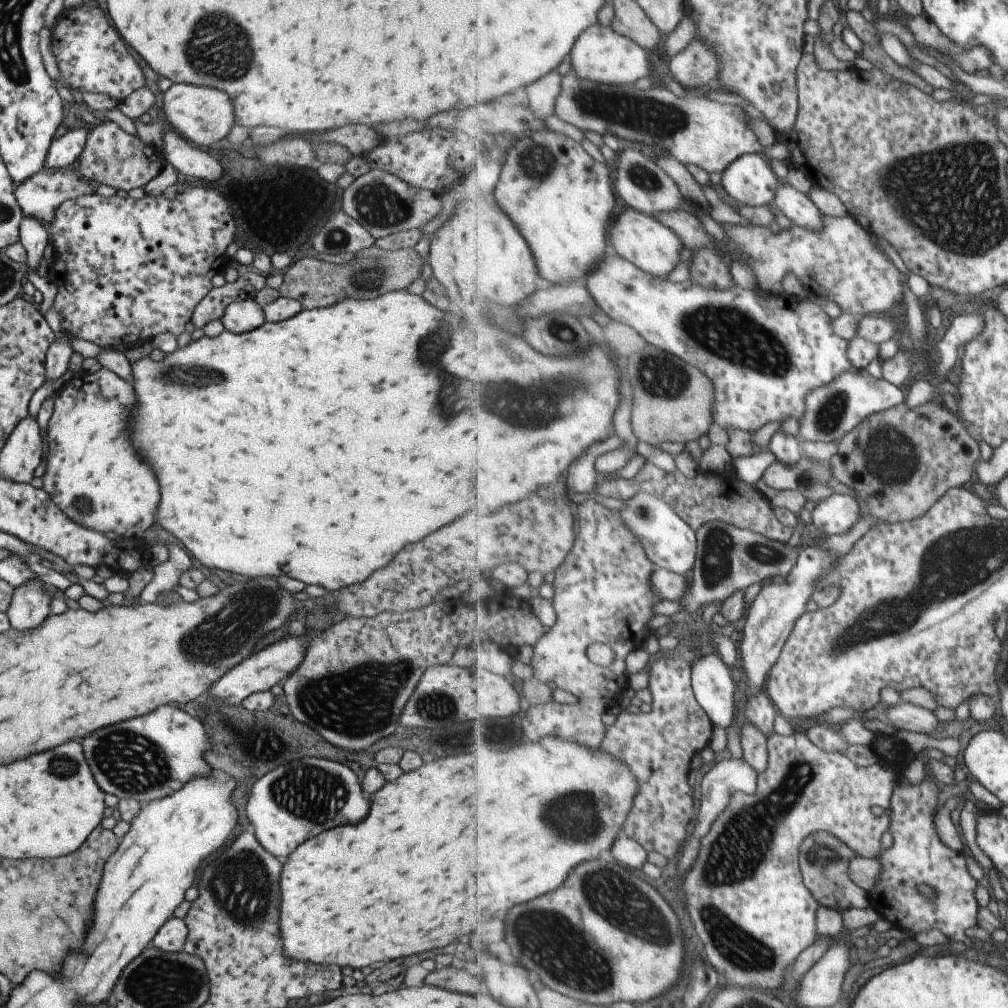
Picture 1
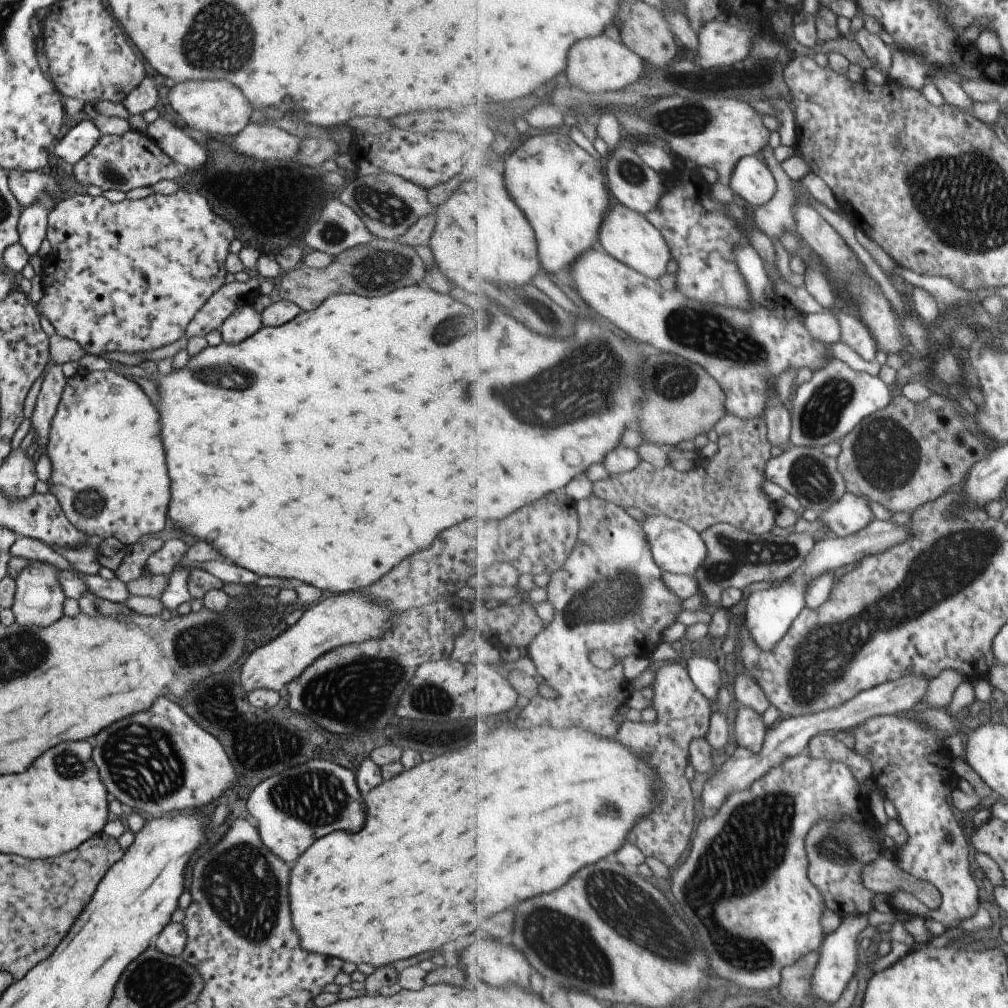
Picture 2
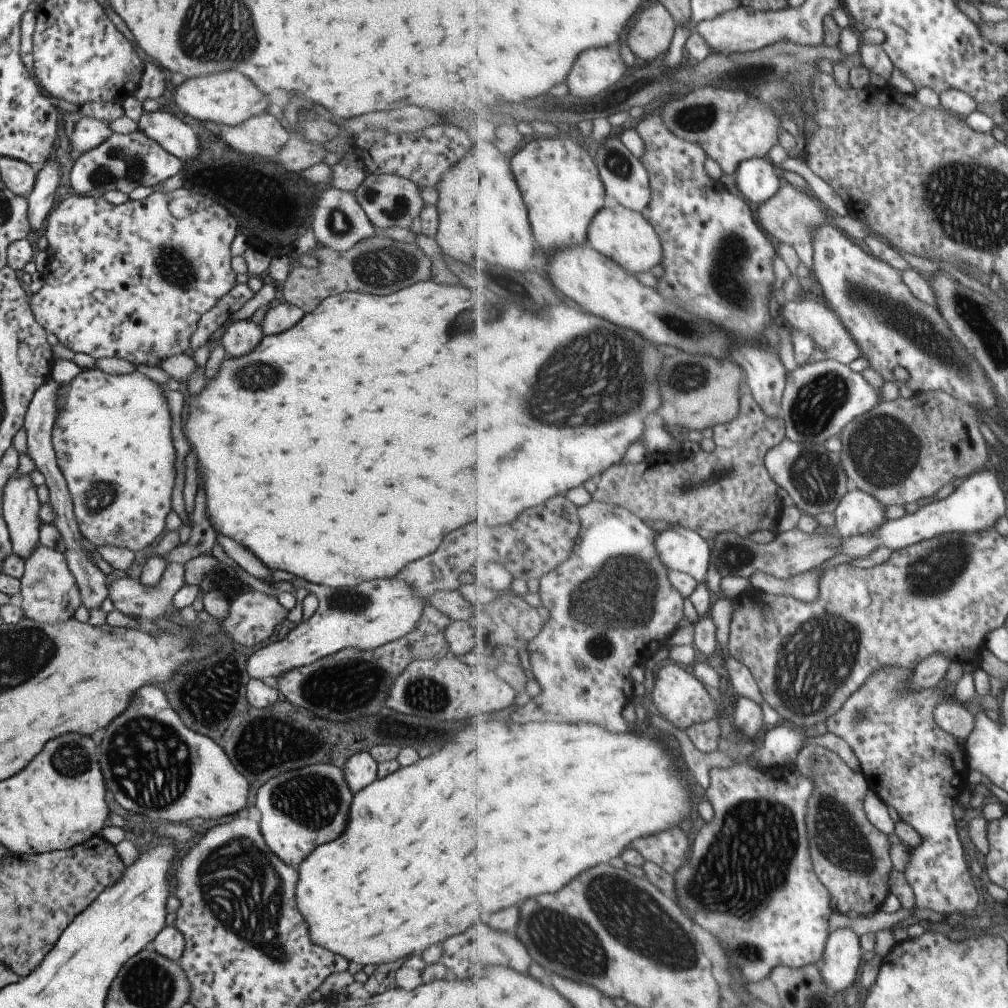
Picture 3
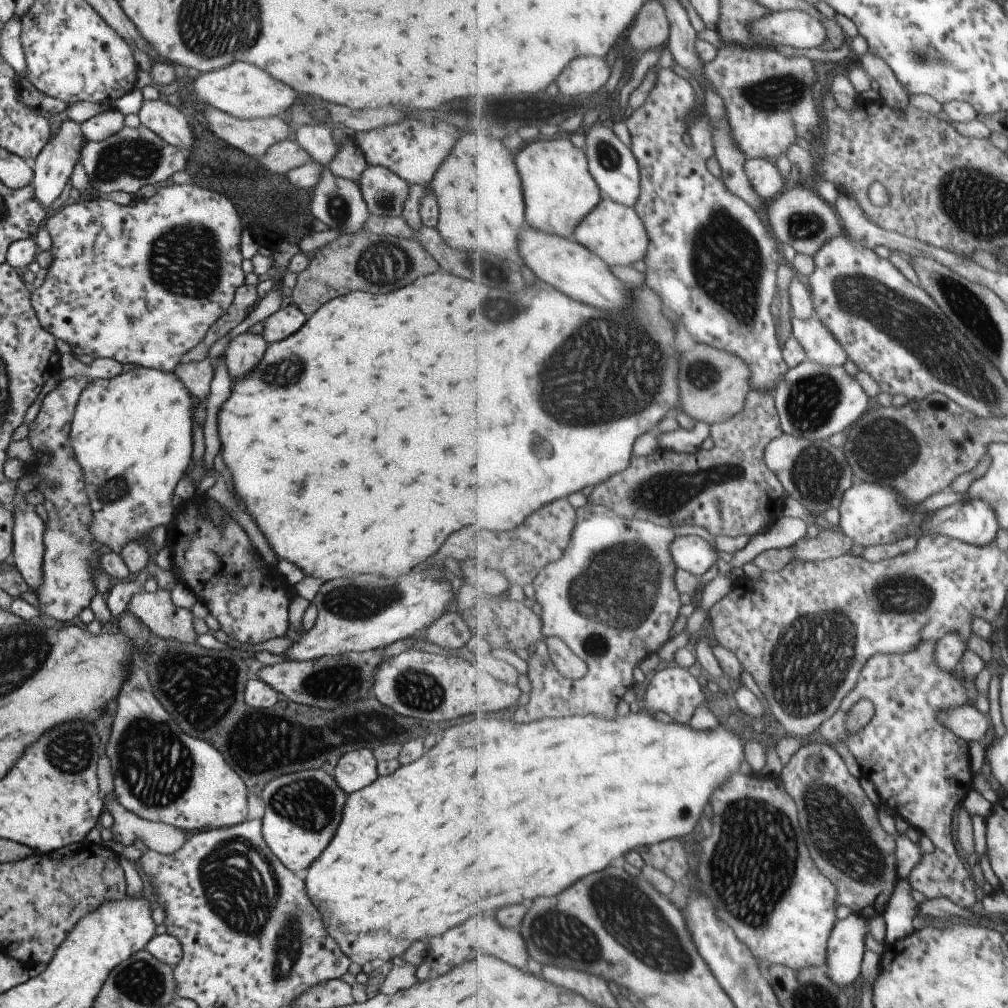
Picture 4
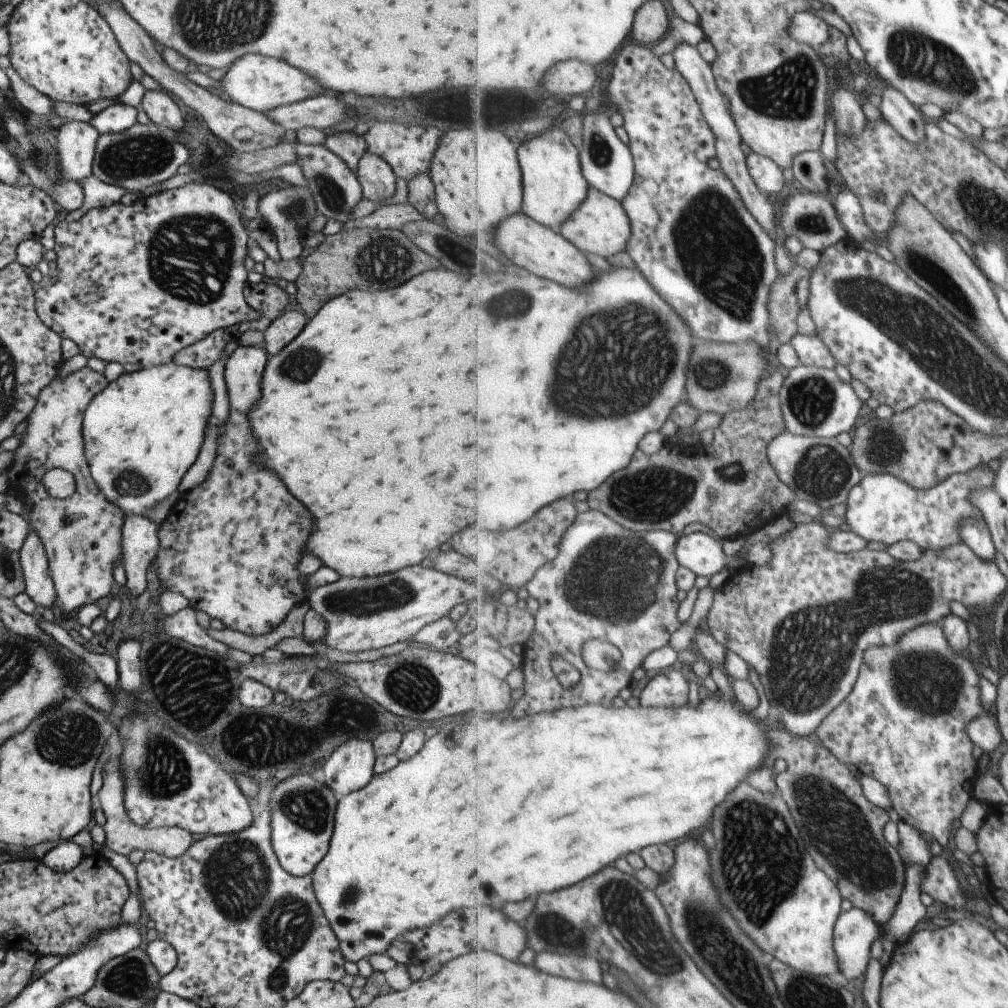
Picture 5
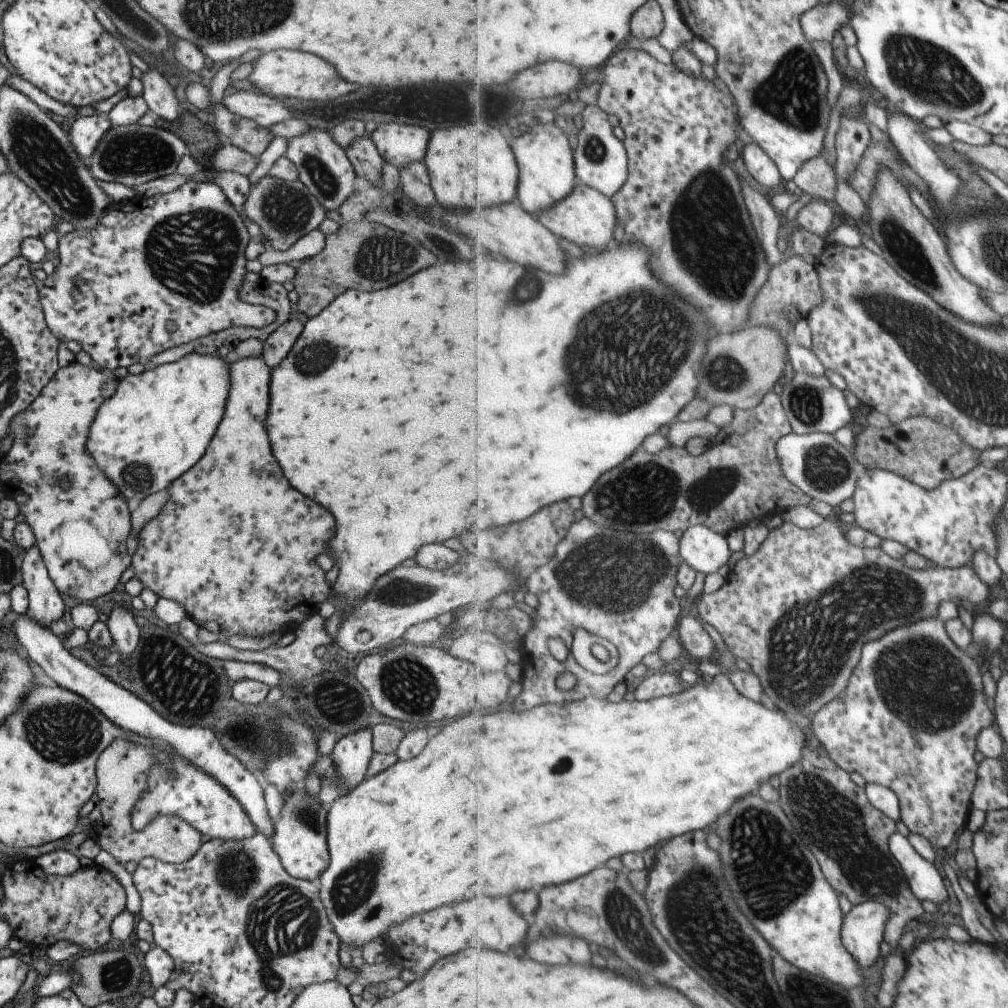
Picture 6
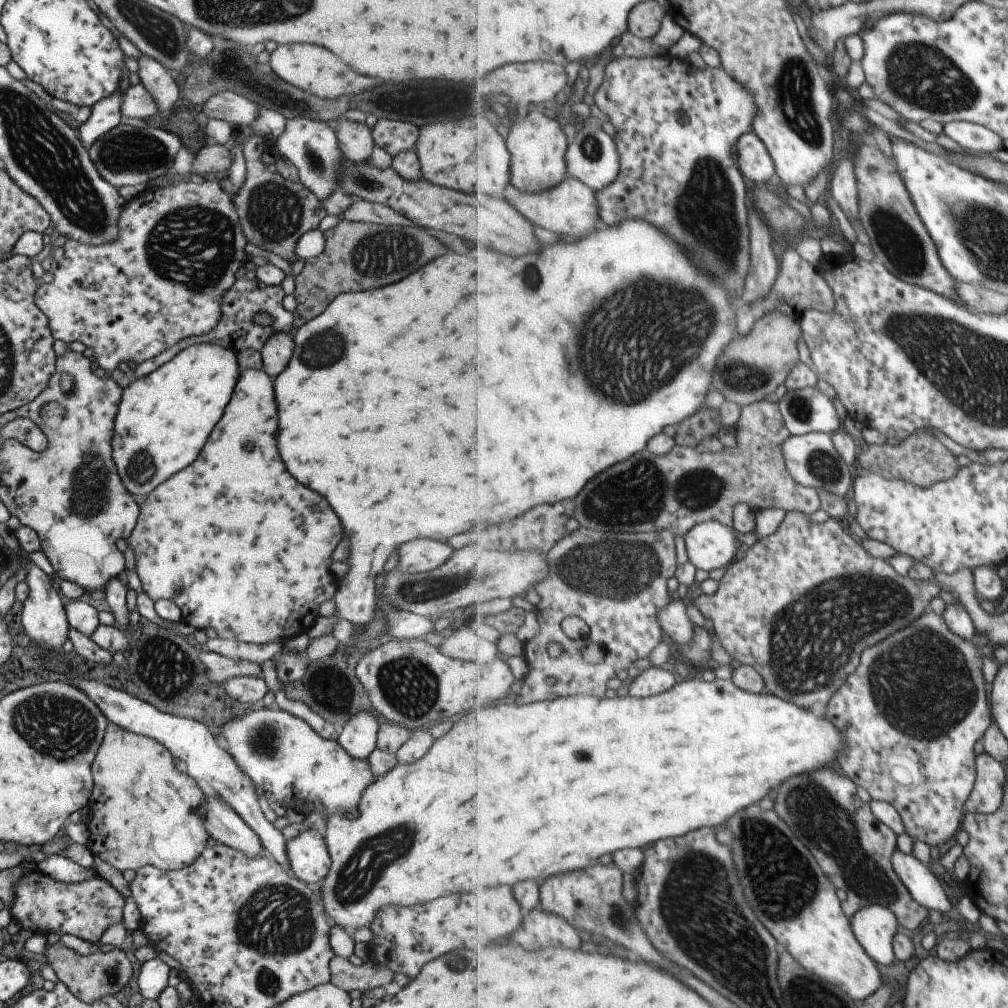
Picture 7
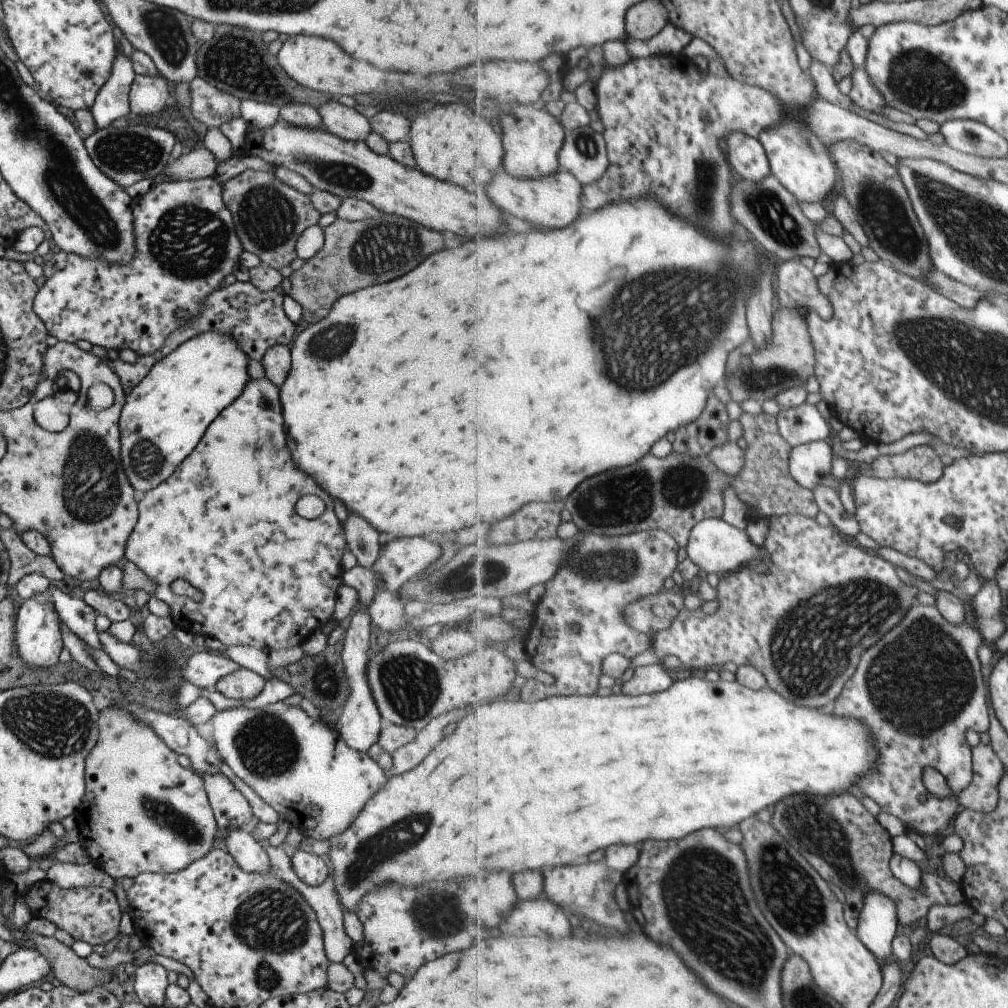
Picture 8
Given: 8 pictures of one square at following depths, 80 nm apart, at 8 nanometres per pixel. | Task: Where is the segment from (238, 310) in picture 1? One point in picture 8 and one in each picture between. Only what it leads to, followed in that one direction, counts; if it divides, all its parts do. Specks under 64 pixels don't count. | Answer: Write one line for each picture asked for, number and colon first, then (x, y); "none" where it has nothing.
2: (243, 322)
3: (239, 339)
4: (242, 354)
5: (230, 546)
6: (234, 543)
7: (233, 529)
8: (210, 522)

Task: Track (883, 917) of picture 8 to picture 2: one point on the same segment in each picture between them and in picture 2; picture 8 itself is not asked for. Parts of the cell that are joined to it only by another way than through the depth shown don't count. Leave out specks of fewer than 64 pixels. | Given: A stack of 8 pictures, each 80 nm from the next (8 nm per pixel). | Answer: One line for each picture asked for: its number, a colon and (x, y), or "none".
2: (838, 958)
3: (840, 965)
4: (846, 946)
5: (856, 930)
6: (864, 926)
7: (876, 926)

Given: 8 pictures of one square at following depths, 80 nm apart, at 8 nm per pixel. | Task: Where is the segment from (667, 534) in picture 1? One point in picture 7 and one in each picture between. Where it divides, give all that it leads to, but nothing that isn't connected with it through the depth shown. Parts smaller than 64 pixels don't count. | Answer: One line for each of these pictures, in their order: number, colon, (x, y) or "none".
2: (677, 547)
3: (681, 549)
4: (693, 553)
5: (704, 555)
6: (705, 549)
7: (711, 544)

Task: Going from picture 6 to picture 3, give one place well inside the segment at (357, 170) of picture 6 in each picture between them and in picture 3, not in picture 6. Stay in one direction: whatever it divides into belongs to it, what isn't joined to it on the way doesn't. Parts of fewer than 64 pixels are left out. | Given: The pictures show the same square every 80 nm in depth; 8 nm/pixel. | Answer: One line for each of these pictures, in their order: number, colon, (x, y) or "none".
3: (388, 200)
4: (383, 192)
5: (377, 182)

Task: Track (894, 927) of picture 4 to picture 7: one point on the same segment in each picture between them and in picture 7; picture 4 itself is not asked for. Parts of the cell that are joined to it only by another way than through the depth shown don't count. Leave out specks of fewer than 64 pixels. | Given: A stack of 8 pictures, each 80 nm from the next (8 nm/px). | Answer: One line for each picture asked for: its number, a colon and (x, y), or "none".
5: (911, 910)
6: (925, 883)
7: (927, 888)

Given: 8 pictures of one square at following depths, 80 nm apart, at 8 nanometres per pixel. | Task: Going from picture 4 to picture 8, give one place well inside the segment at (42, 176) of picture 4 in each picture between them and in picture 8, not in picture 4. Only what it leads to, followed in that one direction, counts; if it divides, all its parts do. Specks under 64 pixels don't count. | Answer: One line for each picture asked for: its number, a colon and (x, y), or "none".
5: (76, 141)
6: (84, 133)
7: (105, 113)
8: (111, 102)

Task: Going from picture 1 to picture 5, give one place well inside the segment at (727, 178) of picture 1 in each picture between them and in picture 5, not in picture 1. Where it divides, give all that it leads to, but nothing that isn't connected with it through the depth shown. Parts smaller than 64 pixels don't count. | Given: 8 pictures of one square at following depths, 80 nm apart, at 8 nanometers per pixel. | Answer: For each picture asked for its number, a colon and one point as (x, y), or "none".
2: (752, 180)
3: (758, 180)
4: (765, 177)
5: (768, 175)

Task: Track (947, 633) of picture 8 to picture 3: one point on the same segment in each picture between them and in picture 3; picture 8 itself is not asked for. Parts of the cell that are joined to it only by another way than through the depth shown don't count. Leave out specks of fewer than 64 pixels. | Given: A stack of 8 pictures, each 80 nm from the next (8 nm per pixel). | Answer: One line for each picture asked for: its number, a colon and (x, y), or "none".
3: (911, 763)
4: (923, 769)
5: (905, 723)
6: (910, 717)
7: (913, 715)

